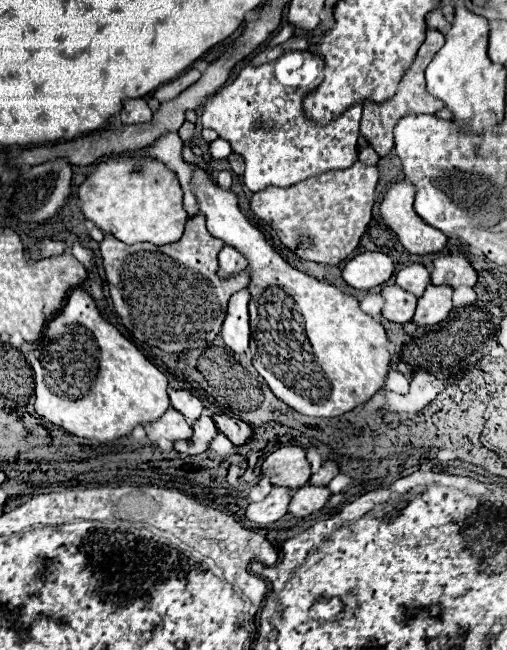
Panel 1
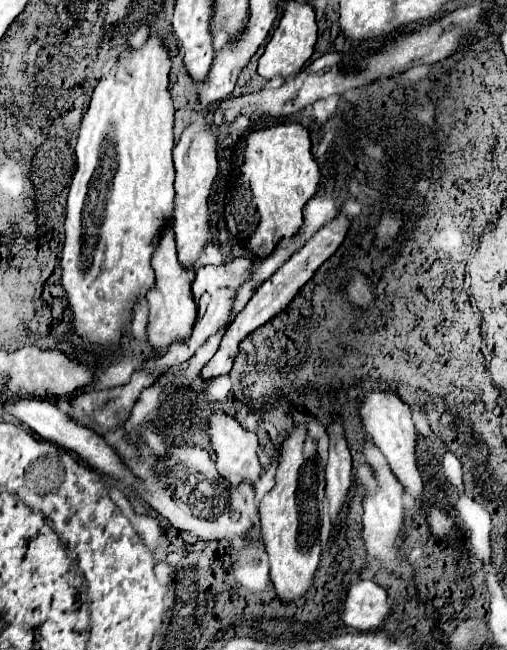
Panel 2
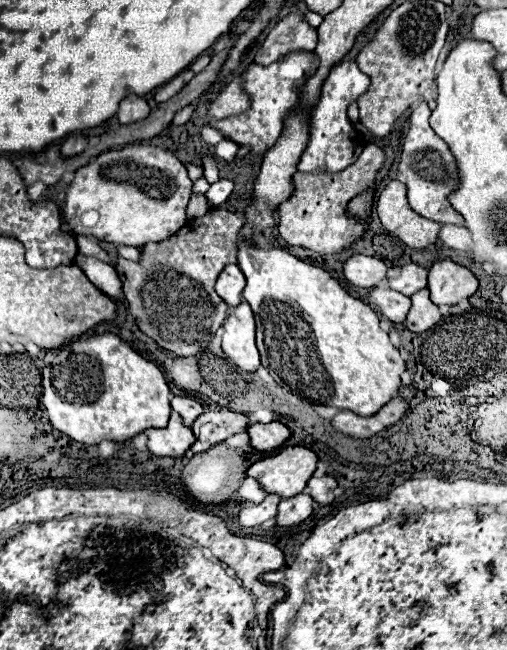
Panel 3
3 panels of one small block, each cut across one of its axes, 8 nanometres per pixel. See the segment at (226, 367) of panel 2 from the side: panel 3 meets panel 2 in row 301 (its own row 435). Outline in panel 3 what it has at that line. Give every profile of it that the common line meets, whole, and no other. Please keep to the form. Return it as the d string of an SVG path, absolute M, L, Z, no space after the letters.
M256 422L250 424L246 432L250 436L250 444L262 452L276 450L290 438L290 428L284 426L282 422L268 422L268 424Z

